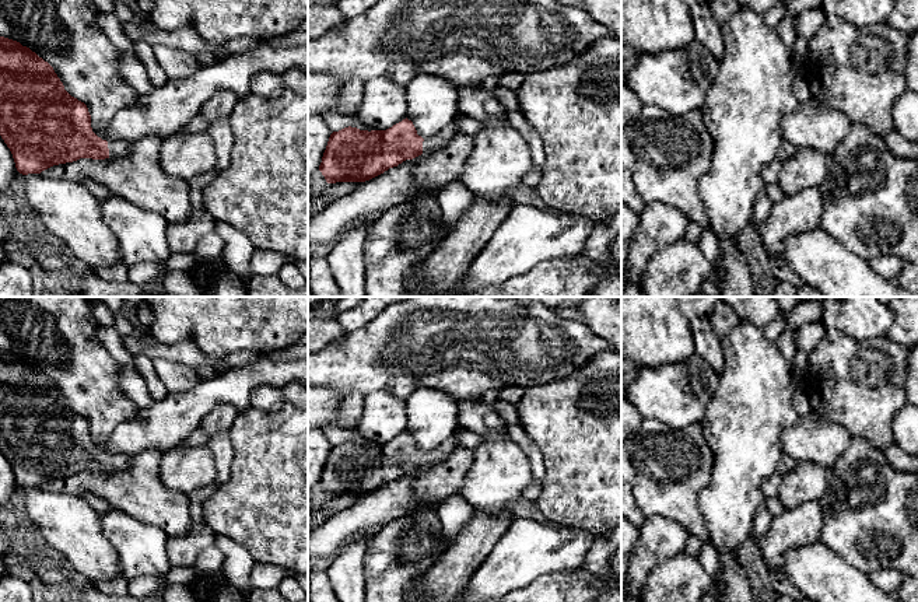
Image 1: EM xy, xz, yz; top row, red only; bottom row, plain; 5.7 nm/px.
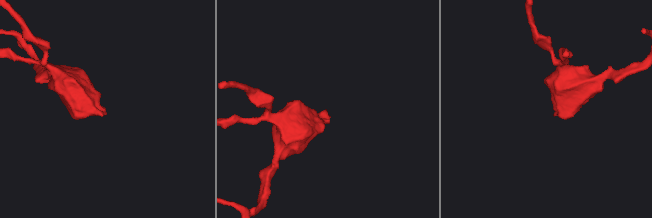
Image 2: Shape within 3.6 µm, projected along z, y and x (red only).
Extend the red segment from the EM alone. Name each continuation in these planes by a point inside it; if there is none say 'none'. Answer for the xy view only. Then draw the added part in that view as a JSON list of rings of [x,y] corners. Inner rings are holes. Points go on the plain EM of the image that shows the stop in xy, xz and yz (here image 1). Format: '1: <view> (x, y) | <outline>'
1: xy (118, 462) | [[[127,454],[108,455],[109,472],[115,473],[115,472],[125,470],[132,462],[132,458],[133,455],[127,455]]]

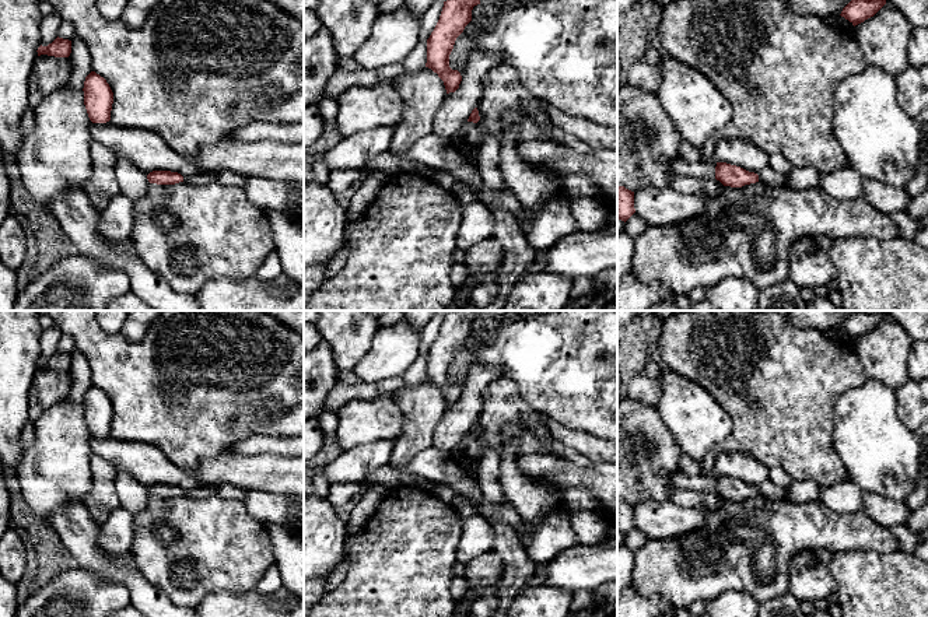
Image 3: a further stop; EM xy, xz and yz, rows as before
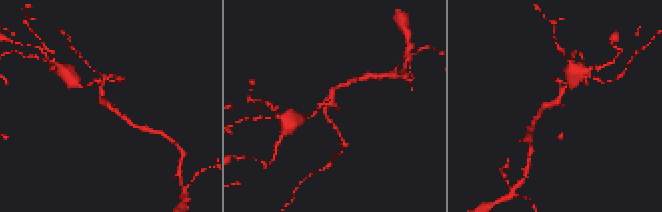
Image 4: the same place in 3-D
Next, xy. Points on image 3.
none

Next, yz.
1: yz (769, 490) | [[[770,480],[759,487],[759,494],[770,501],[794,502],[788,498],[785,488],[771,483]]]

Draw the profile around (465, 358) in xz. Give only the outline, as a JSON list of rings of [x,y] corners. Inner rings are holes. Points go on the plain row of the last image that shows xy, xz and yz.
[[[469,336],[463,346],[456,351],[454,362],[449,368],[449,381],[458,383],[463,390],[469,372],[473,367],[483,367],[480,360],[476,355],[476,351],[480,346],[486,346],[488,337],[474,339]]]

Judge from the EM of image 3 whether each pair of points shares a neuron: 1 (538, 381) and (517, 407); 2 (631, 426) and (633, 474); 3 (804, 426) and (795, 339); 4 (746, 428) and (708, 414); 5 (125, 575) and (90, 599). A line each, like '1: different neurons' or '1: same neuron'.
1: different neurons
2: same neuron
3: same neuron
4: different neurons
5: different neurons

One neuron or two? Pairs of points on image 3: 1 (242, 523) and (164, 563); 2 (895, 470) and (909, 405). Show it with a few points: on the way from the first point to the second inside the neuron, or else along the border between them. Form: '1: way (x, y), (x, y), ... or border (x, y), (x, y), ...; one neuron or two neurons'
1: way (223, 543), (184, 547); one neuron
2: border (896, 392), (896, 413), (899, 420), (911, 433); two neurons

